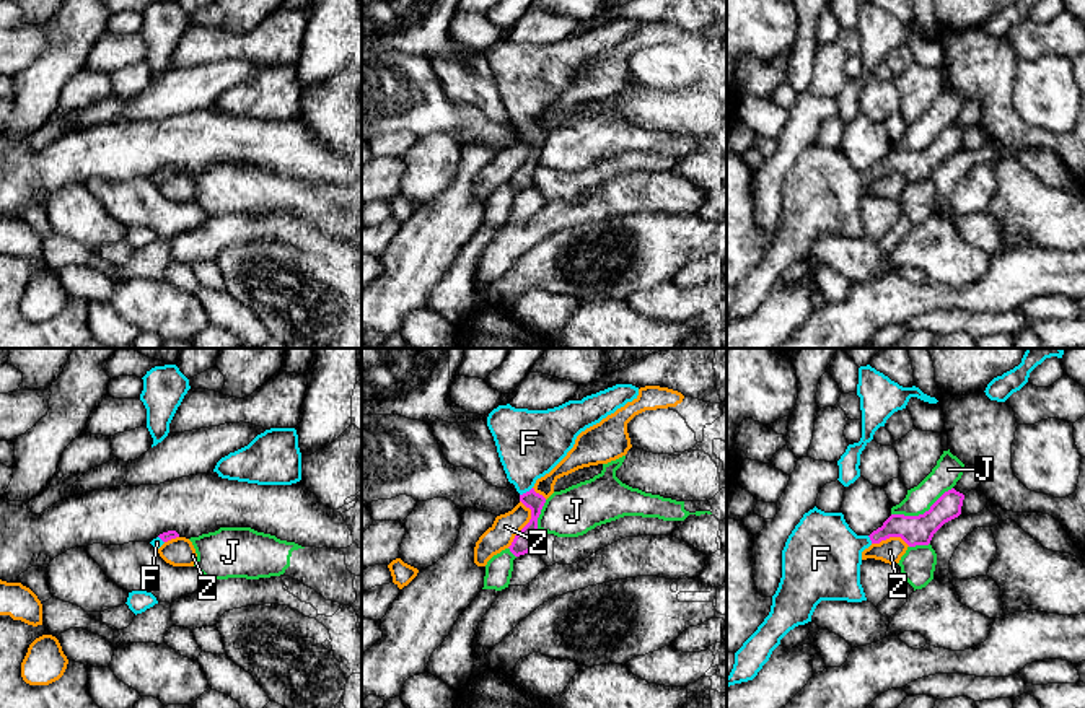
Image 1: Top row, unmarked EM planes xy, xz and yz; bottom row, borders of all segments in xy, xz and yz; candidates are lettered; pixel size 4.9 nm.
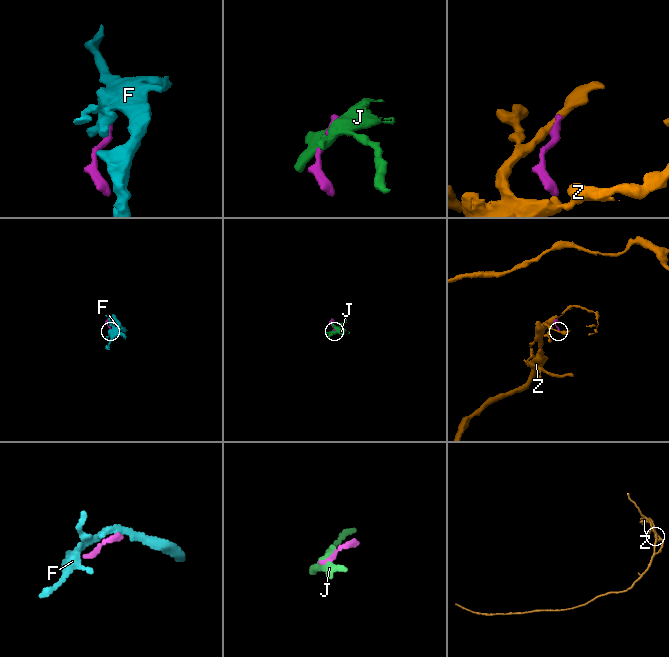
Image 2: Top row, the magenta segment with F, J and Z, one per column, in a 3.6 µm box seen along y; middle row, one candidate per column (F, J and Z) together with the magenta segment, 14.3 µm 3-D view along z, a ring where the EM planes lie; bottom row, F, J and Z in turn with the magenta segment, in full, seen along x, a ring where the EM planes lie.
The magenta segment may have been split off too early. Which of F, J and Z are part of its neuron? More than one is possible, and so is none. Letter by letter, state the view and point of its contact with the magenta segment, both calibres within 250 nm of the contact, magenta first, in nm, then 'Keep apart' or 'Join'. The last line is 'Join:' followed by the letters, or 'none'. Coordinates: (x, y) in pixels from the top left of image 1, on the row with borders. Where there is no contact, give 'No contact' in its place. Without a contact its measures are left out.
F: Touches magenta at xz (527, 492). Thickness 100 nm (magenta) against 340 nm. Join
J: Touches magenta at yz (921, 515). Thickness 140 nm (magenta) against 140 nm. Keep apart
Z: Touches magenta at xz (527, 524). Thickness 100 nm (magenta) against 130 nm. Keep apart
Join: F

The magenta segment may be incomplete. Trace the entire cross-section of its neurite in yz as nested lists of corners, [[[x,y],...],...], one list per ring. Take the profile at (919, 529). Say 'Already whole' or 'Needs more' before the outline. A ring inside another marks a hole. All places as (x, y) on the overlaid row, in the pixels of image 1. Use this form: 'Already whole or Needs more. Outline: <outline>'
Needs more. Outline: [[[951,488],[924,514],[891,514],[883,526],[870,535],[857,535],[846,522],[842,513],[824,513],[816,506],[805,513],[782,550],[782,578],[772,596],[771,612],[735,653],[735,664],[727,677],[727,687],[753,680],[769,661],[772,651],[780,645],[780,640],[795,627],[811,622],[811,615],[821,601],[867,601],[860,584],[862,552],[865,548],[890,537],[901,537],[909,547],[929,545],[933,534],[945,522],[961,514],[963,500],[964,495]]]

